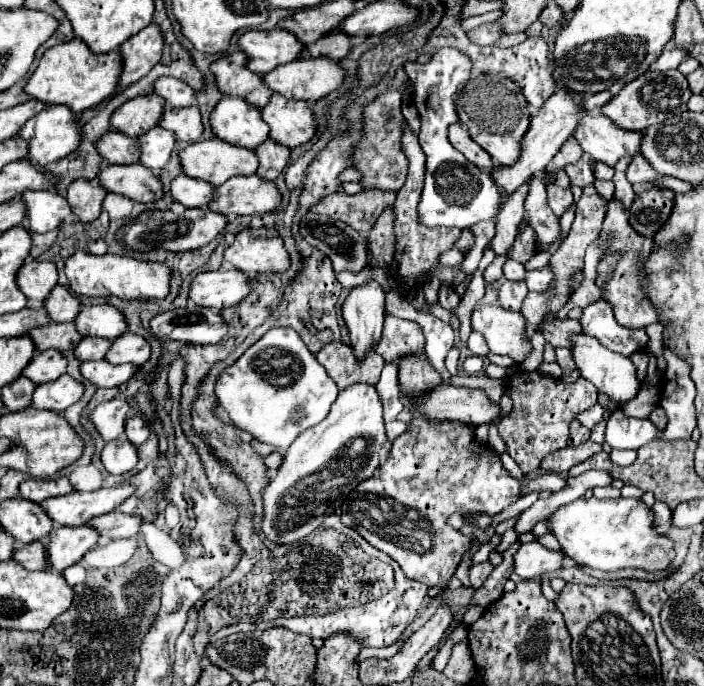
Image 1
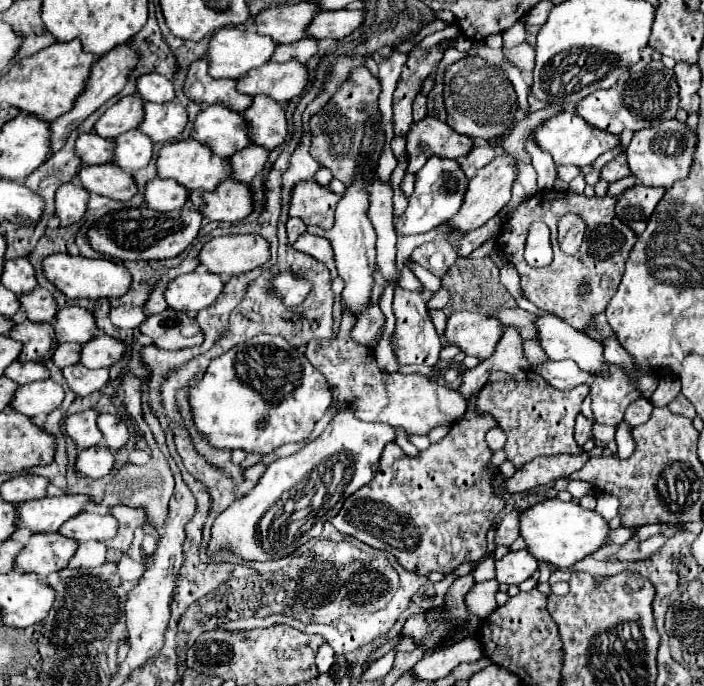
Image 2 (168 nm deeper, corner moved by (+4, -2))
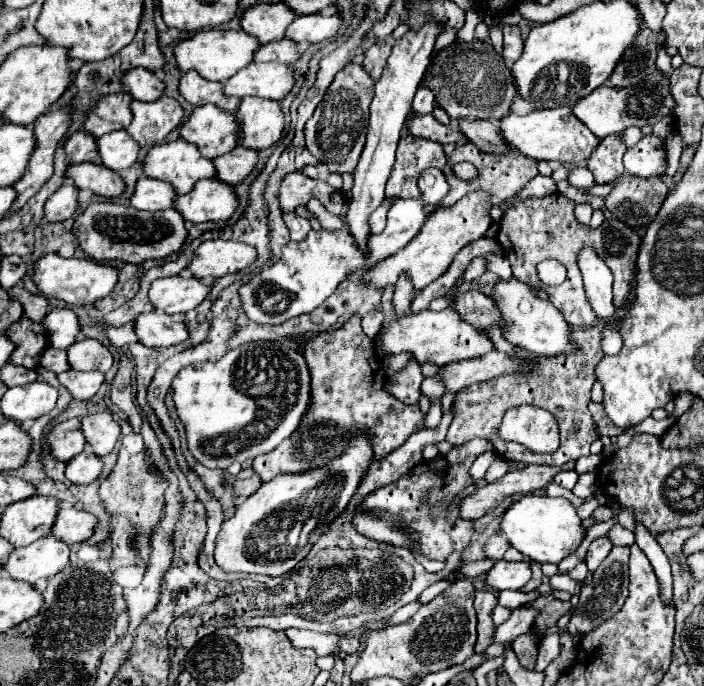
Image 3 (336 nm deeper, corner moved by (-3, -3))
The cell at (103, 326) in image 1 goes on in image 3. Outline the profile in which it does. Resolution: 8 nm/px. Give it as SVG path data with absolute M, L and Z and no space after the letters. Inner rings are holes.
M54 308L48 312L44 322L48 342L52 348L66 350L80 336L80 320L70 308Z

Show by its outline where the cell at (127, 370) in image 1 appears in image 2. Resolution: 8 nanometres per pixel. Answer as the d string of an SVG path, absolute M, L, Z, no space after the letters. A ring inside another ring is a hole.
M77 363L77 365L65 367L63 377L75 395L85 397L93 391L99 391L107 383L109 371L107 369L87 369L87 367Z

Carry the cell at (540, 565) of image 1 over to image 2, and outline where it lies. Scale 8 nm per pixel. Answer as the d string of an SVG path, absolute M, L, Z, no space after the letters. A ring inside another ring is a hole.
M527 549L507 553L503 559L495 561L495 579L505 585L521 585L535 571L537 559L529 555Z

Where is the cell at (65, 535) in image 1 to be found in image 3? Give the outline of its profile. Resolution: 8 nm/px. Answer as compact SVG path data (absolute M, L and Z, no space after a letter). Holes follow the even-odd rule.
M44 536L26 548L14 548L4 570L14 580L36 584L40 578L56 576L70 560L70 546L58 538Z

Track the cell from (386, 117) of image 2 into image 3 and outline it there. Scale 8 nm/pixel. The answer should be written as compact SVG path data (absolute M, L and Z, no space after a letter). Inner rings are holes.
M370 46L364 54L363 66L366 72L377 82L386 66L390 56L390 46Z

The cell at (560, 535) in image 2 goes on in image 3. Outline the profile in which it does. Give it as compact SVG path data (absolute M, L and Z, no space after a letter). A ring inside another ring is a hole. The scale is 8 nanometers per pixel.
M528 494L528 496L522 496L518 502L514 502L504 512L500 530L502 530L502 534L506 534L510 546L514 546L524 556L528 556L530 560L540 562L540 564L544 564L544 562L558 564L572 552L576 552L576 548L586 538L586 526L582 524L582 520L576 514L576 508L570 504L570 500L550 498L546 494L542 494L542 496Z

